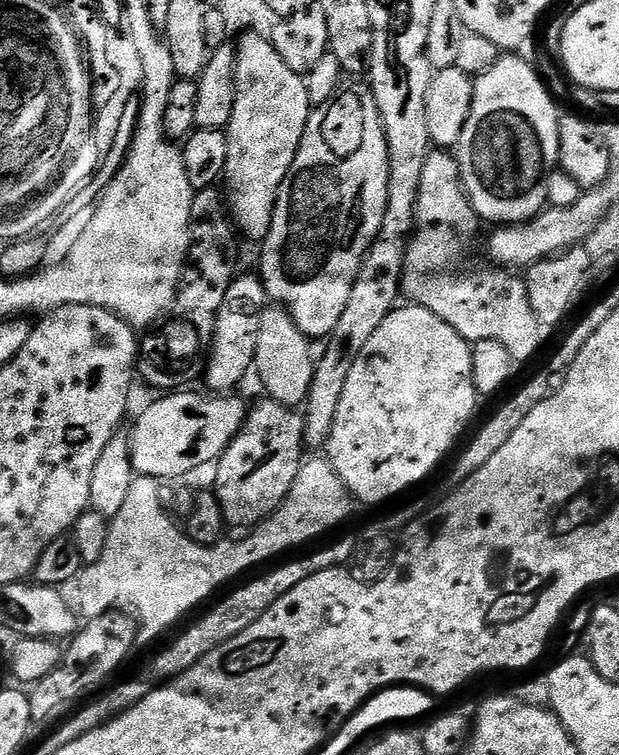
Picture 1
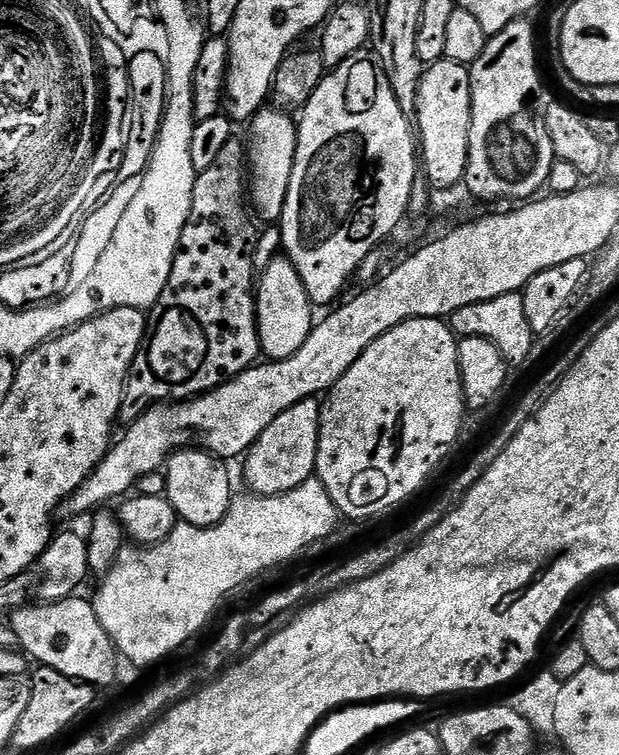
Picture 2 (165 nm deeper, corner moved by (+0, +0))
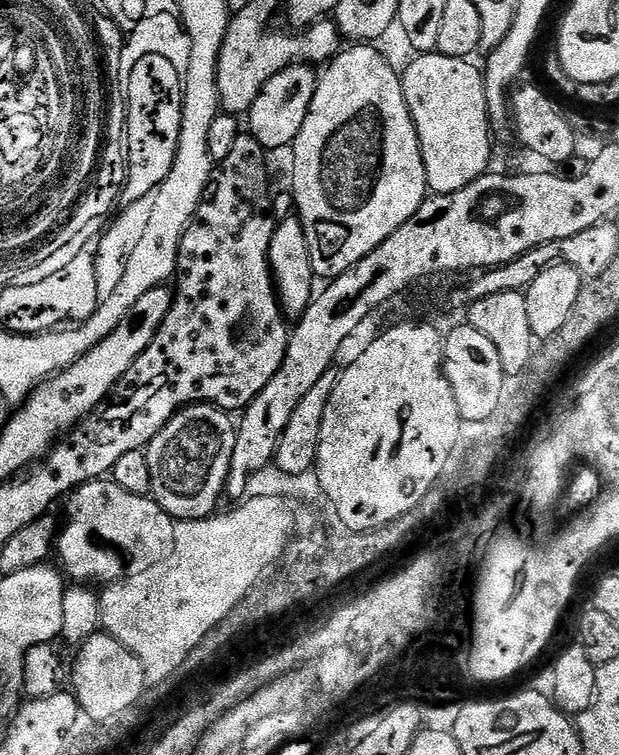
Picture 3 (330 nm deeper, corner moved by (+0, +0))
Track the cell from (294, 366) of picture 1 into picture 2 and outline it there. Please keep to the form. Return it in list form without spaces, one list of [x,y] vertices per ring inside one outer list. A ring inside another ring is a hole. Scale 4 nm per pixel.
[[[277,254],[259,273],[256,294],[256,325],[260,335],[260,350],[268,360],[285,360],[290,354],[298,354],[302,342],[310,338],[314,327],[314,305],[302,286],[302,278],[287,255]]]

